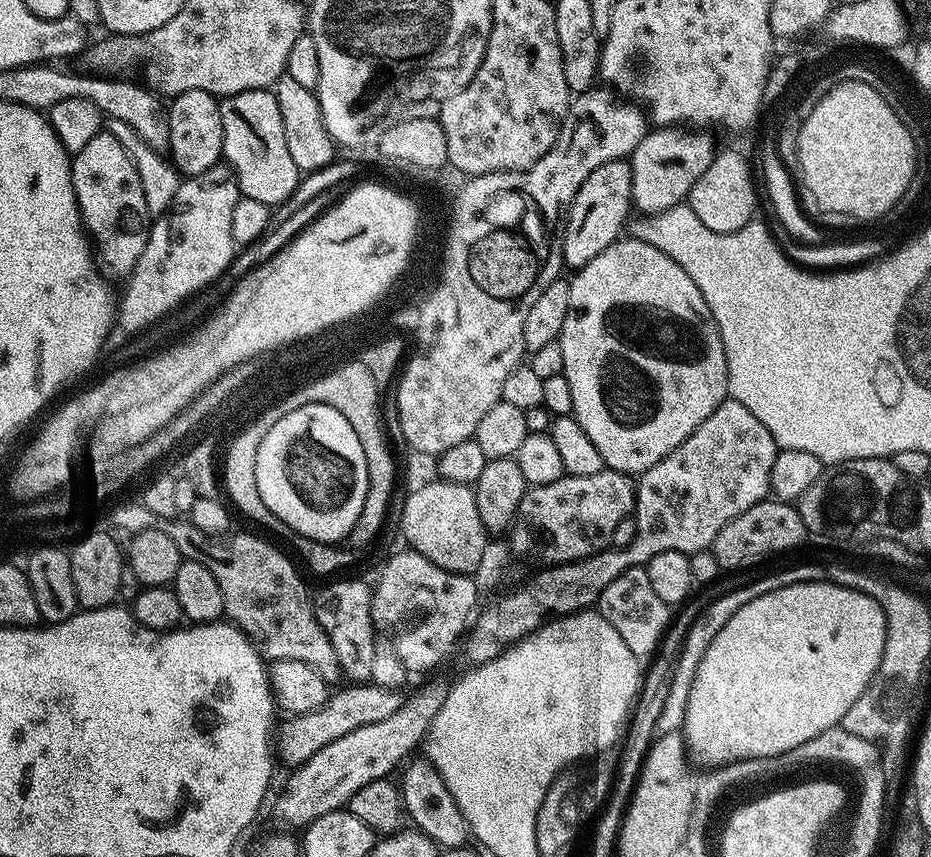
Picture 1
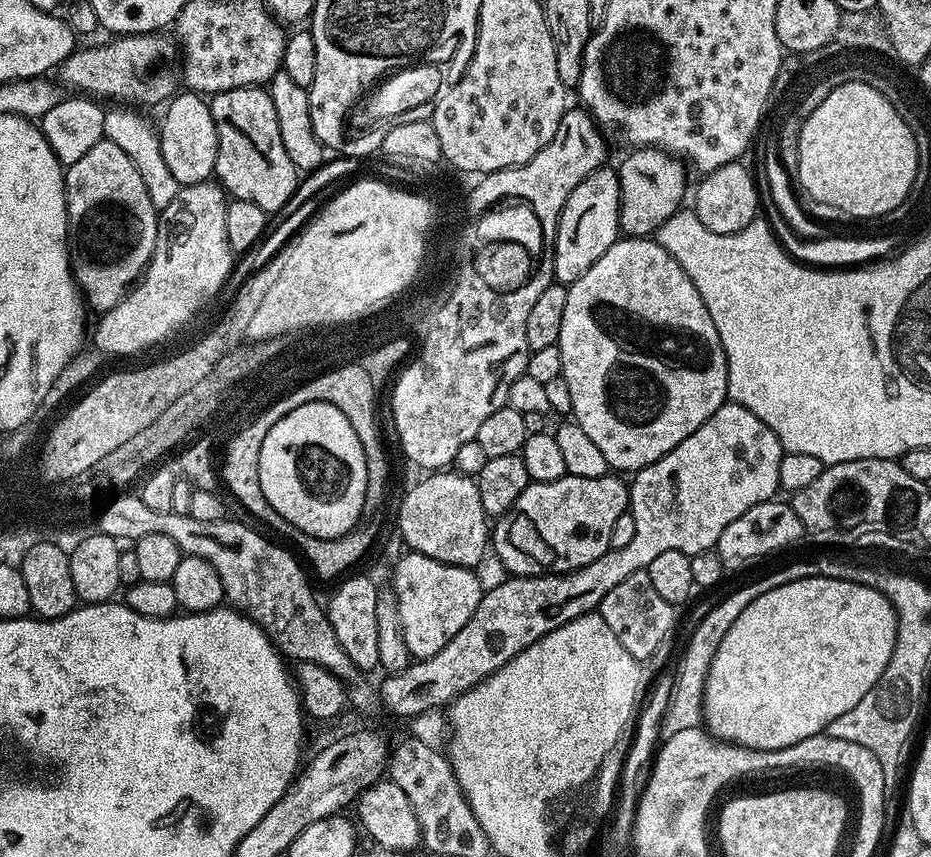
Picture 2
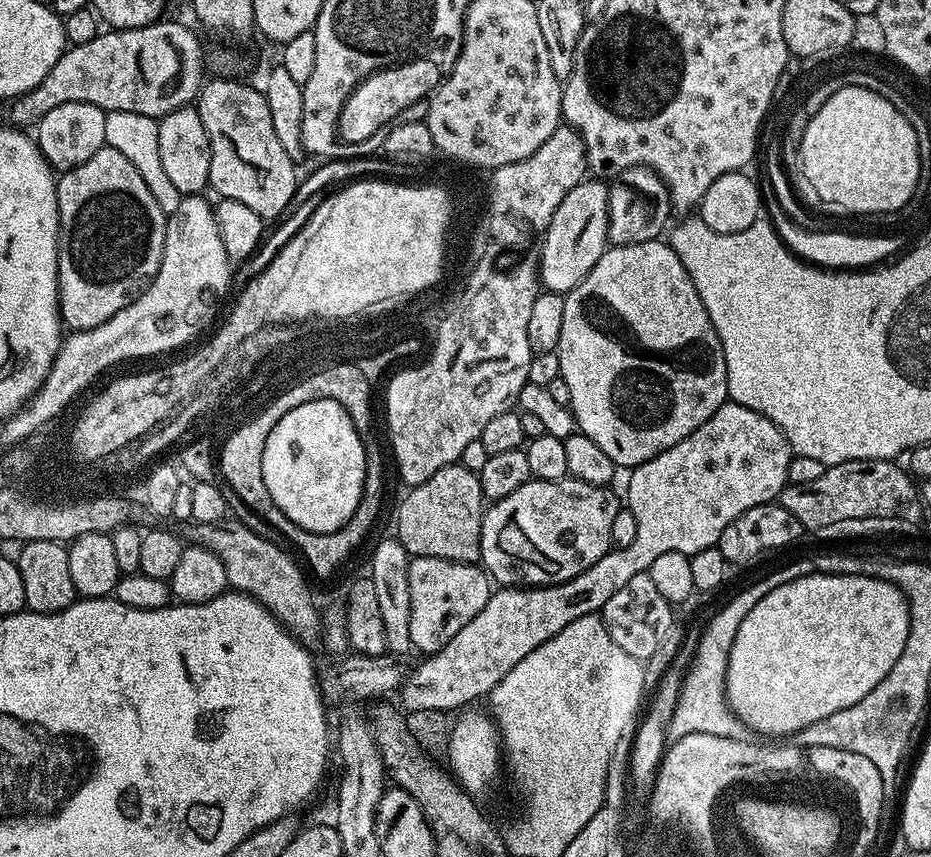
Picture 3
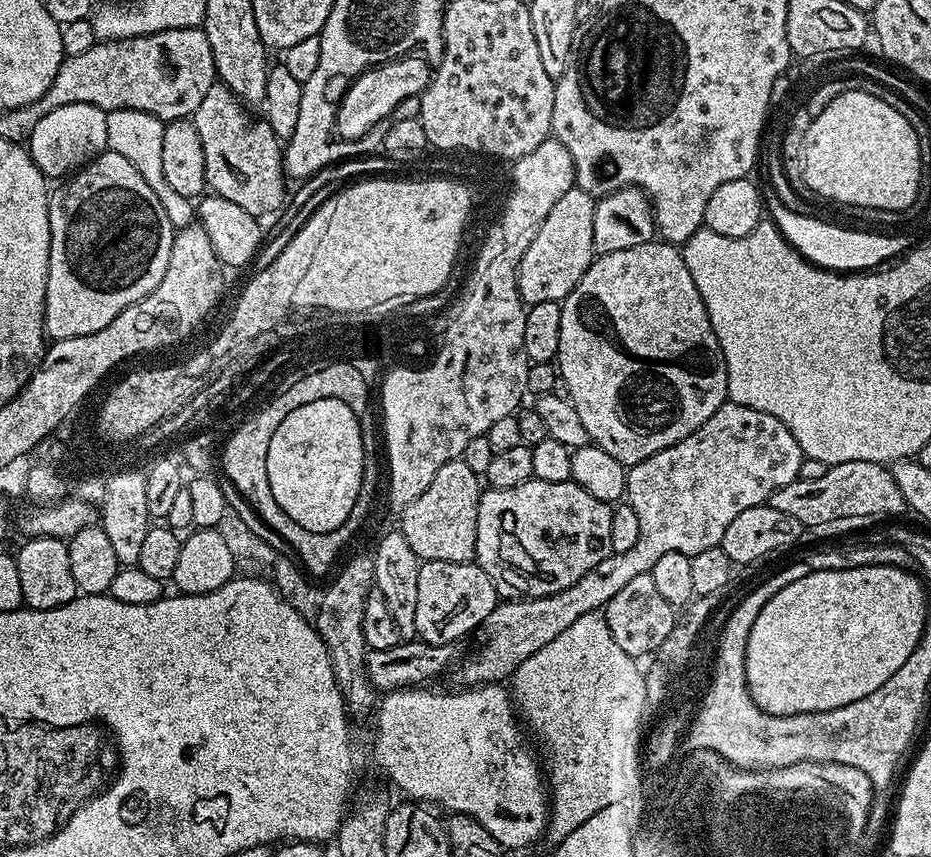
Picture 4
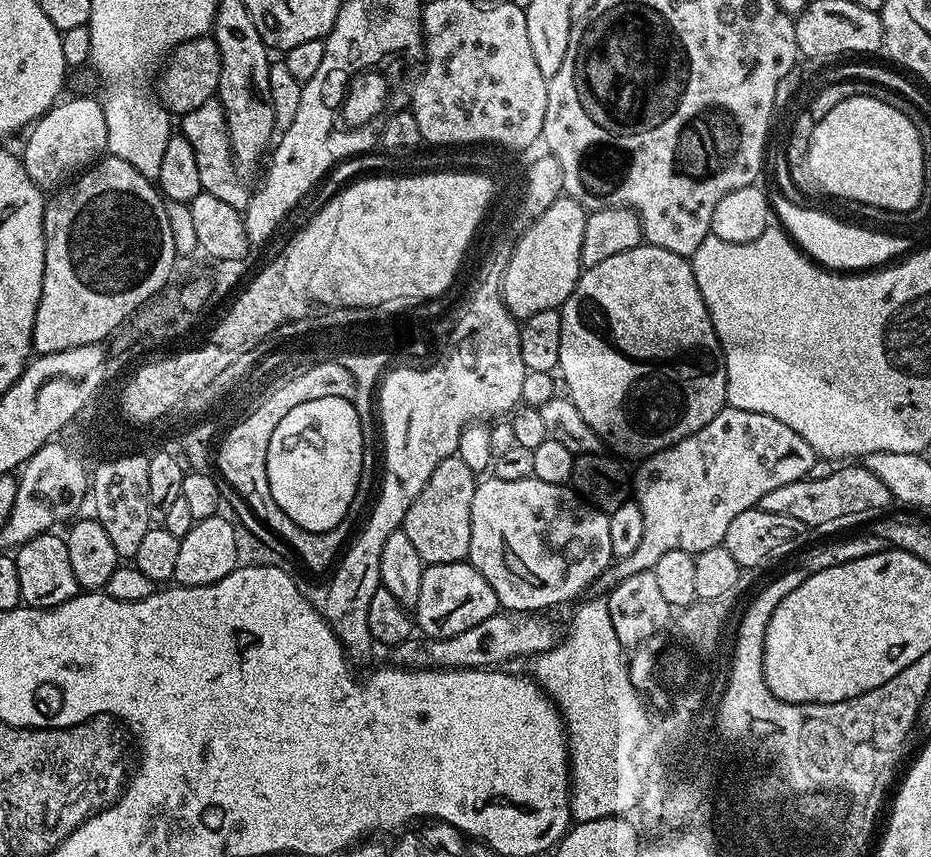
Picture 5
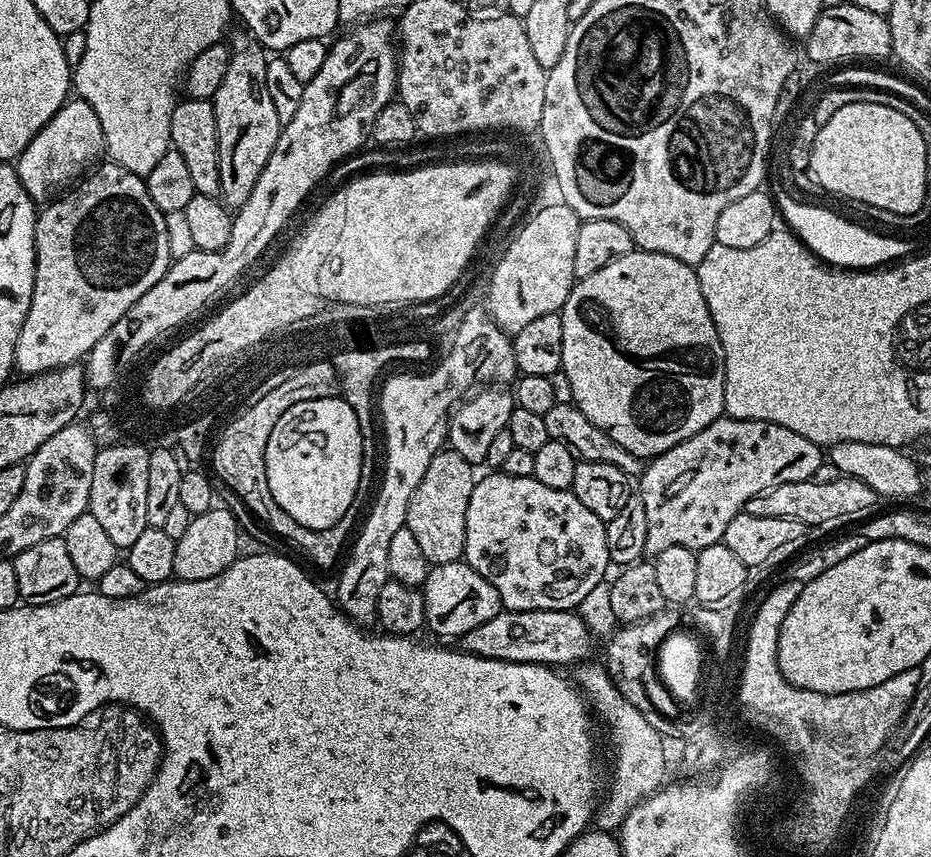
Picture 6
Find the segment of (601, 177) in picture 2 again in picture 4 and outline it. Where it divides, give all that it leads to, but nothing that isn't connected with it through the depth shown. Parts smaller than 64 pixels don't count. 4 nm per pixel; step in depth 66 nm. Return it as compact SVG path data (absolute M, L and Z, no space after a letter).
M573 187L555 203L535 235L530 248L524 252L516 271L516 285L525 305L538 302L562 302L578 286L582 274L592 265L594 246L594 214L597 197L586 190Z

